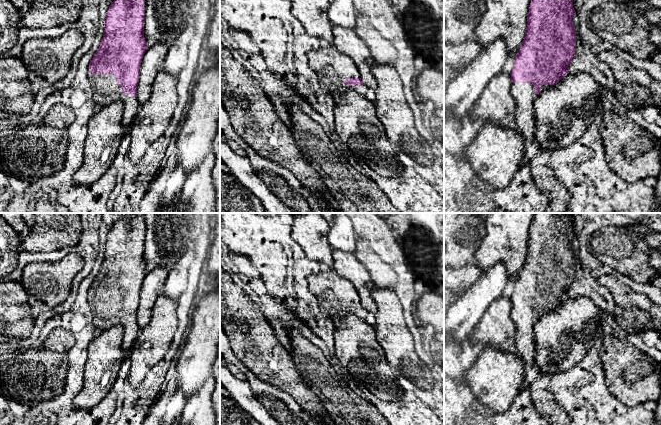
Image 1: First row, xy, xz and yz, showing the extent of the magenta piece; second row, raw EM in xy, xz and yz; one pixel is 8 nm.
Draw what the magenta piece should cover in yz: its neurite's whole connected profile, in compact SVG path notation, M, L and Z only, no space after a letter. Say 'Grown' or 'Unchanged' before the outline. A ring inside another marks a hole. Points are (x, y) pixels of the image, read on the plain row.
Grown. M535 213L529 229L525 261L510 297L515 324L512 352L523 360L525 374L534 363L536 323L565 301L575 280L573 215Z

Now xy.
Grown. M143 213L135 215L120 214L111 227L104 246L104 259L100 270L90 285L87 299L94 313L94 325L98 332L116 324L123 327L122 353L124 360L130 356L130 351L139 334L137 310L143 280L148 273L144 262L145 220Z

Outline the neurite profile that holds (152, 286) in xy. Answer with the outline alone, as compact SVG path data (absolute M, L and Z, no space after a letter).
M157 266L146 274L140 291L139 307L137 310L137 323L140 330L144 329L150 321L153 306L169 275L171 267Z

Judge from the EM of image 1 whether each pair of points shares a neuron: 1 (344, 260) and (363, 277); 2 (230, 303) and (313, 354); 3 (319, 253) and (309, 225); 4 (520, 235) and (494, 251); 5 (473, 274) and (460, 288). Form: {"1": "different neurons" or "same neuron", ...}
{"1": "same neuron", "2": "different neurons", "3": "same neuron", "4": "same neuron", "5": "same neuron"}

